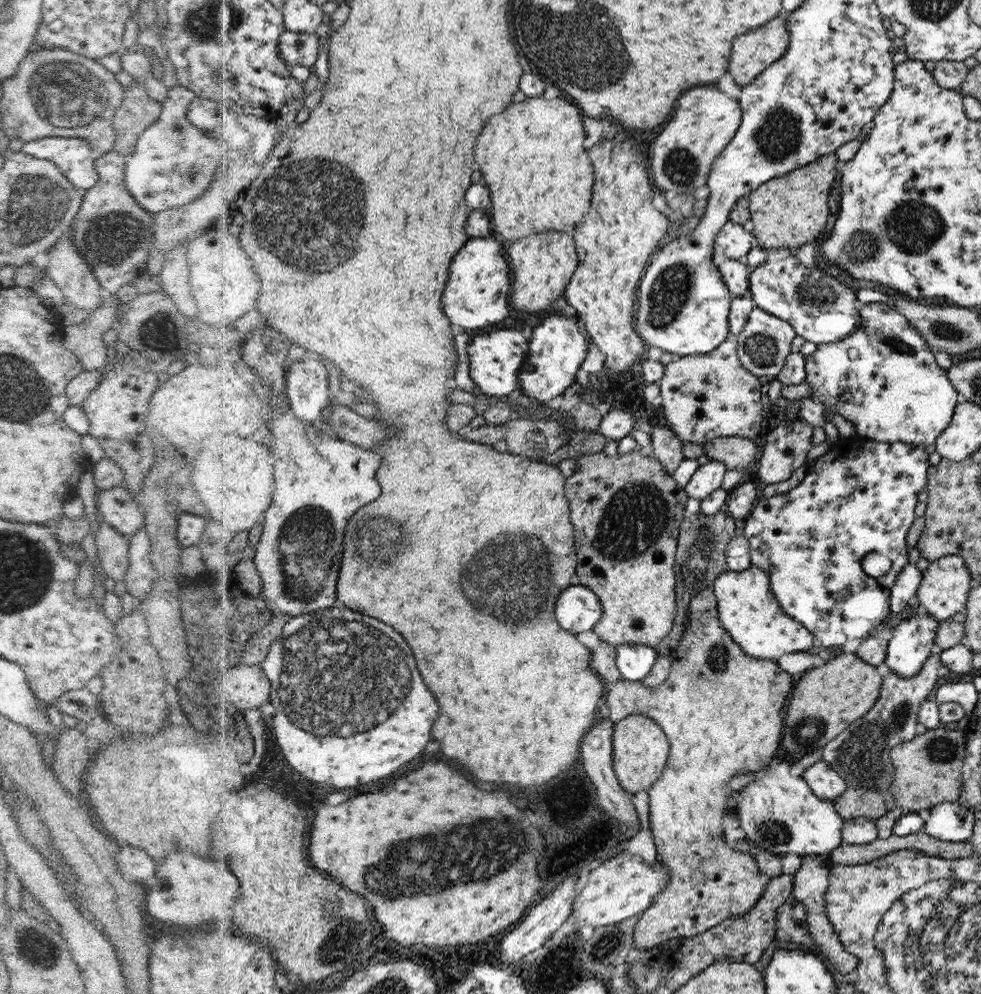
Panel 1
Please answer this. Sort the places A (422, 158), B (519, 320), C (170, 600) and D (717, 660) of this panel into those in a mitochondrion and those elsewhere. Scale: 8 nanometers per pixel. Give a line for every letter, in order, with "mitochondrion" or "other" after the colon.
A: other
B: other
C: other
D: mitochondrion

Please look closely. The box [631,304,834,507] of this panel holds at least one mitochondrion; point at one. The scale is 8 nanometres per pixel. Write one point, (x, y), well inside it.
(761, 349)

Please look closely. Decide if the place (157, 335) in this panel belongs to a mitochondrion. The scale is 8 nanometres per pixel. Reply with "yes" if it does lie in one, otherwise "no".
yes

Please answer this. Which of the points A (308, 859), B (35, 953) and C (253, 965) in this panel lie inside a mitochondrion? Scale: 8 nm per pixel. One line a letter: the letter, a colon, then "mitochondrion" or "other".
A: other
B: mitochondrion
C: other

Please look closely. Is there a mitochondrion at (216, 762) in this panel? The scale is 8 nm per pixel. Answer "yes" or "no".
no

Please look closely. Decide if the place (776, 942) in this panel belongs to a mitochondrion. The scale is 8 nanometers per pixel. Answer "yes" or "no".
no

